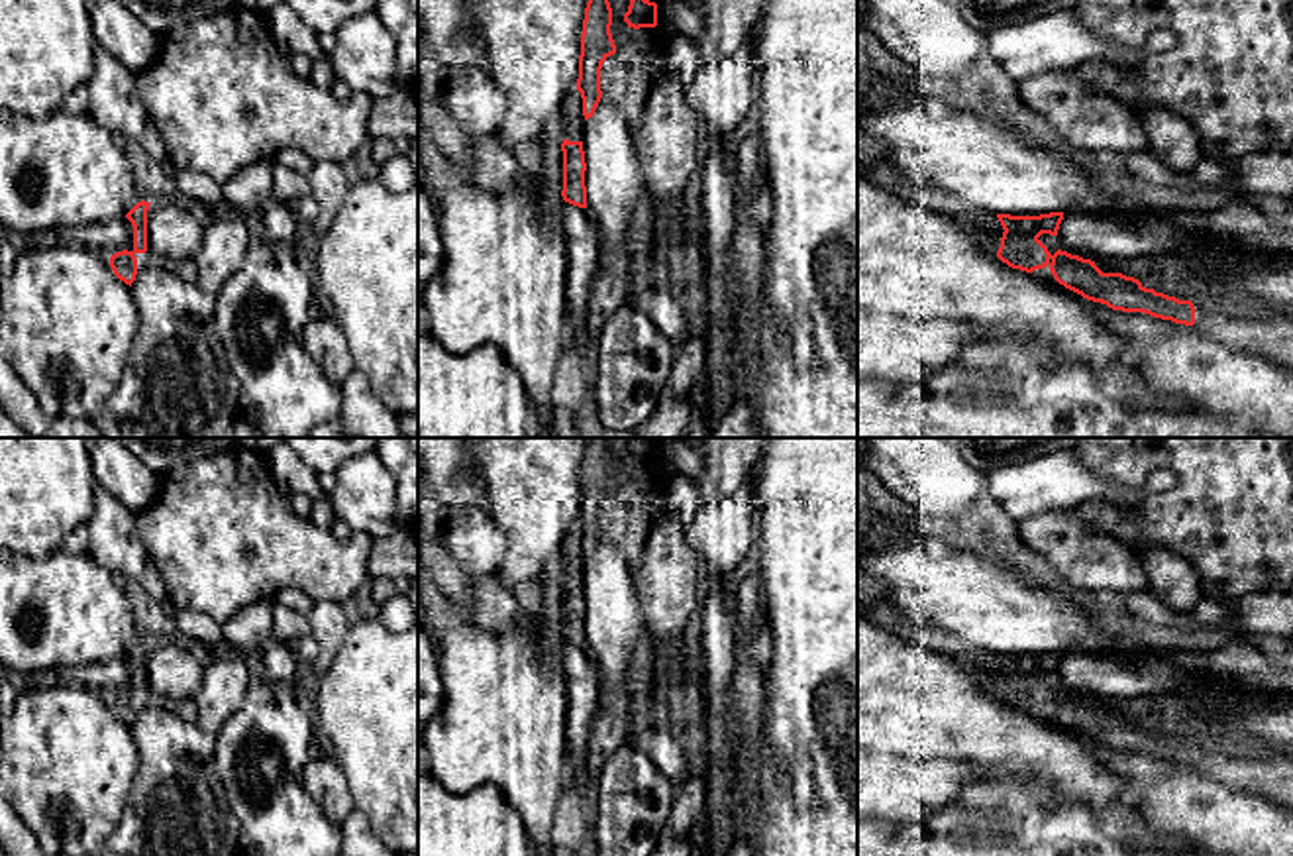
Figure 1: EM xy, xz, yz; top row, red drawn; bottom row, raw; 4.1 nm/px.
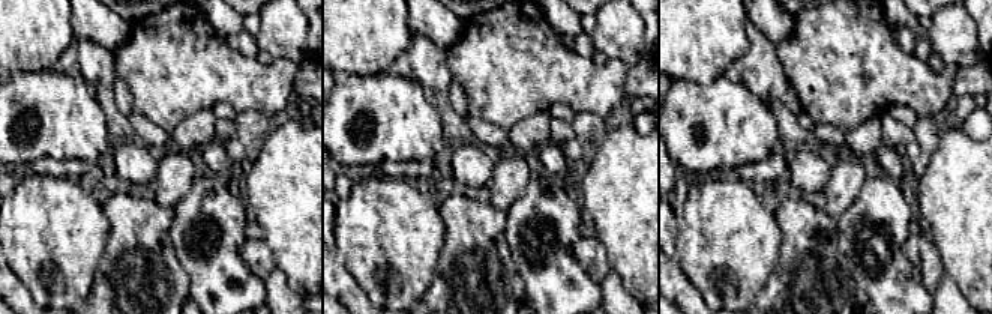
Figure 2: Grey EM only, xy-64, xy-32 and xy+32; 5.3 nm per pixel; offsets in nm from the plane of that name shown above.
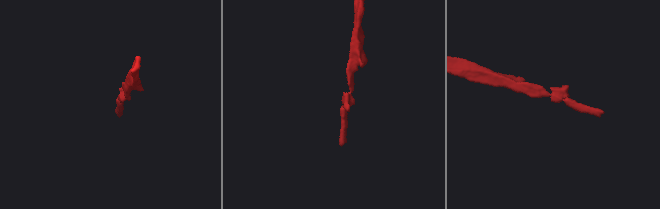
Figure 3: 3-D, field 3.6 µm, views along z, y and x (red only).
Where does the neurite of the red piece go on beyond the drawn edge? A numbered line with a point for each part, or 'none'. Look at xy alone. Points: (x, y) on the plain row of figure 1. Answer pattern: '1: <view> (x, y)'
none

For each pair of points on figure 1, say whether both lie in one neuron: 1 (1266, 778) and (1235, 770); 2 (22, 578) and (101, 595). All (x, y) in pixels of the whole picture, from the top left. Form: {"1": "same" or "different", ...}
{"1": "same", "2": "same"}

